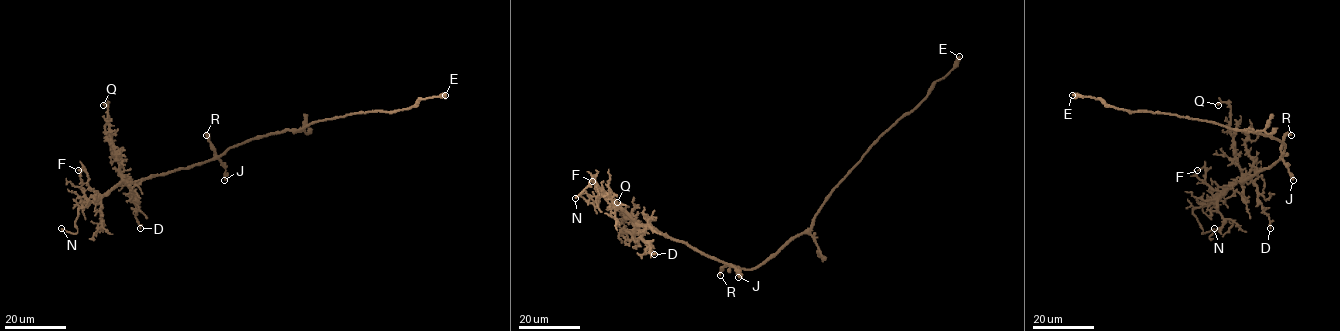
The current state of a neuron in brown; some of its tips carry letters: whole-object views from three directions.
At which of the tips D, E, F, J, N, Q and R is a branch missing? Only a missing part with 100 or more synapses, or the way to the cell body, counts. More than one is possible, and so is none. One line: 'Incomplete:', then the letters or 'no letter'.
Incomplete: N

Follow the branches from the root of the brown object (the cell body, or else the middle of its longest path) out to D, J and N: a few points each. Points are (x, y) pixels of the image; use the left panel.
D: (259, 138), (252, 138), (210, 160), (165, 174), (136, 181), (127, 181), (125, 177), (140, 228)
J: (259, 138), (231, 146), (219, 157), (225, 169), (224, 180)
N: (259, 138), (190, 167), (140, 180), (120, 181), (78, 210), (76, 233), (61, 228)

